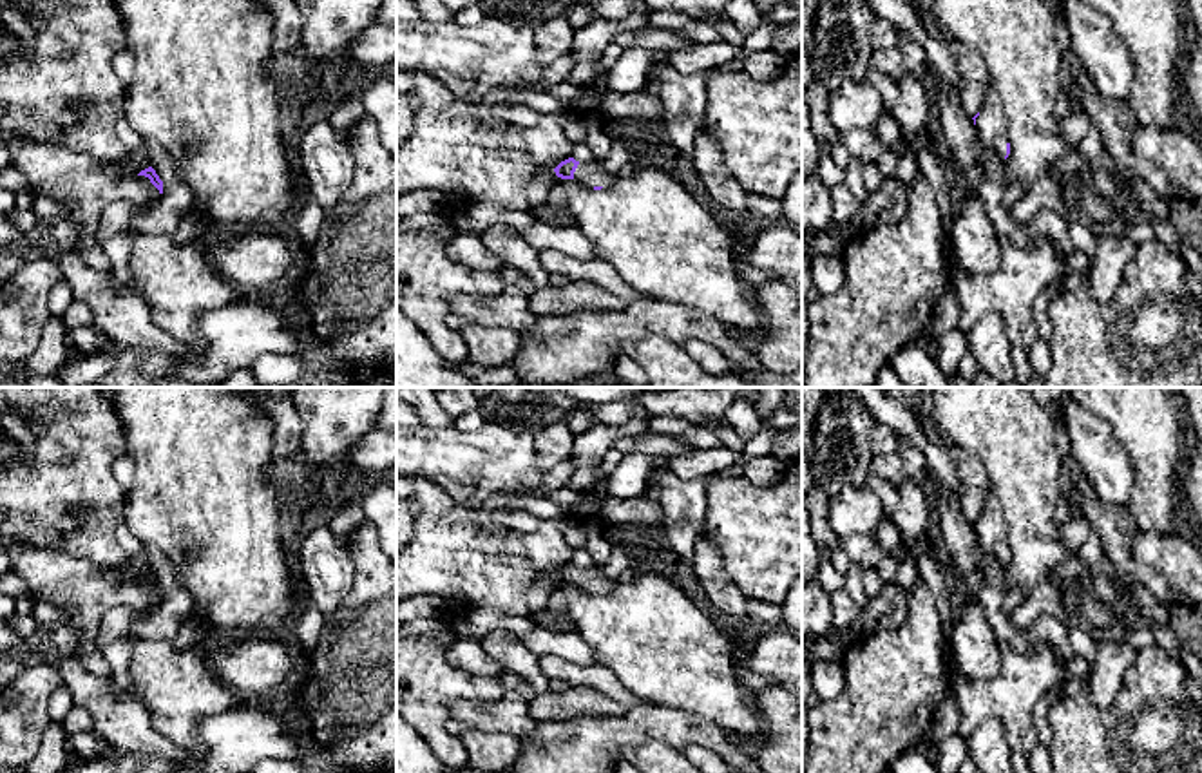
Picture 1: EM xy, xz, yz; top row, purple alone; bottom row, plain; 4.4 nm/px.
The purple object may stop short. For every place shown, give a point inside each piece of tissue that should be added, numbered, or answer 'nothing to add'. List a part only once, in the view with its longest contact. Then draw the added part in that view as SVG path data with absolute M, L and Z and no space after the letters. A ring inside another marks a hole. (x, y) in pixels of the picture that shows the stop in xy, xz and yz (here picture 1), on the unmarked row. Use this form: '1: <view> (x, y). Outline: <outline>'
1: yz (991, 531). Outline: M996 494L985 503L979 521L976 523L976 536L985 550L985 554L992 554L999 563L1006 561L1006 529L1003 521L1003 509L996 498Z

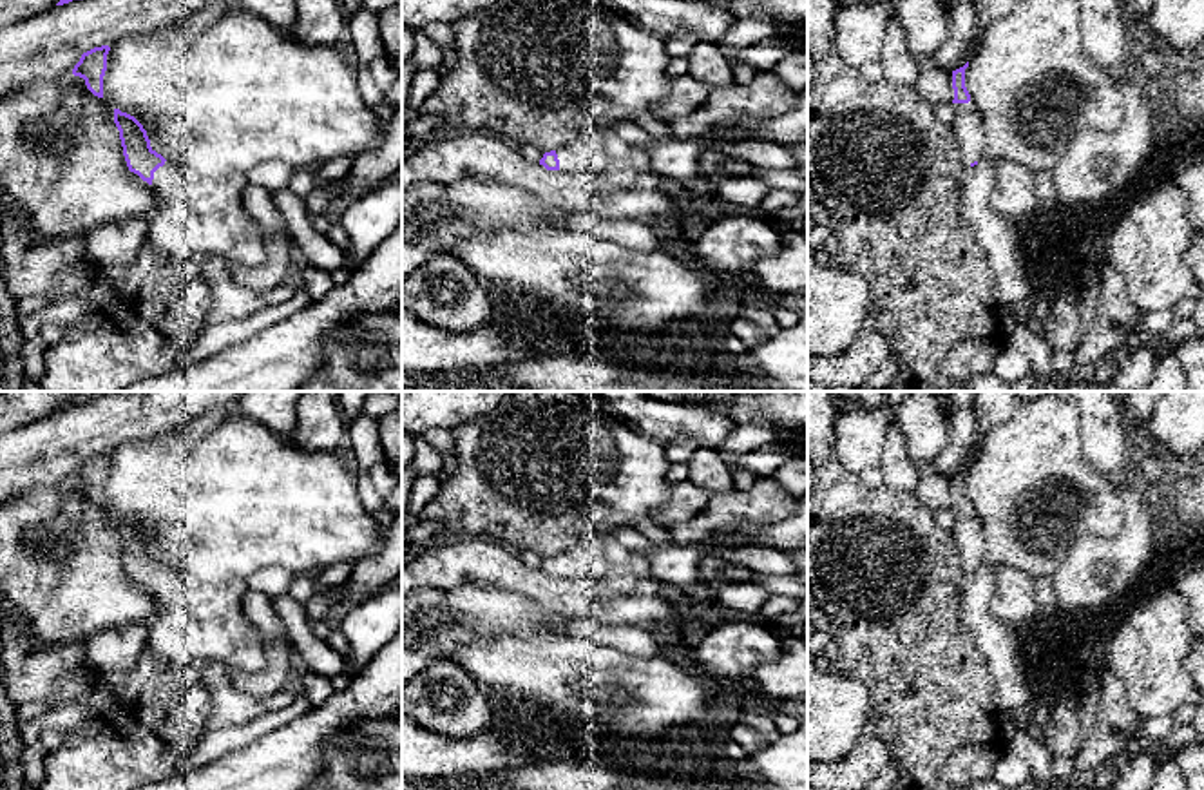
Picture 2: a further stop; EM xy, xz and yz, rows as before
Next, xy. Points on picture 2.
1: xy (200, 622). Outline: M165 567L152 591L161 611L150 620L147 649L159 663L221 663L243 672L266 669L263 640L243 609L246 582L203 582Z

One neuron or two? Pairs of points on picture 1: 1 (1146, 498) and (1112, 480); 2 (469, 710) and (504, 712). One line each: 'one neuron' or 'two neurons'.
1: two neurons
2: one neuron

